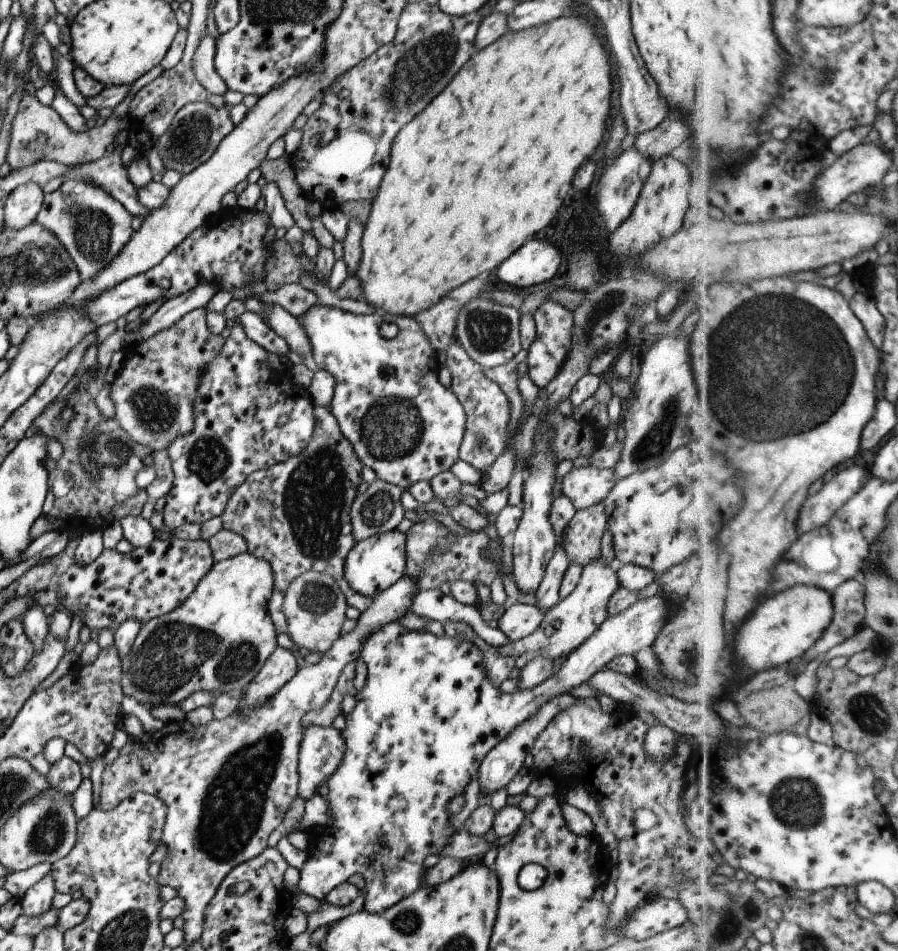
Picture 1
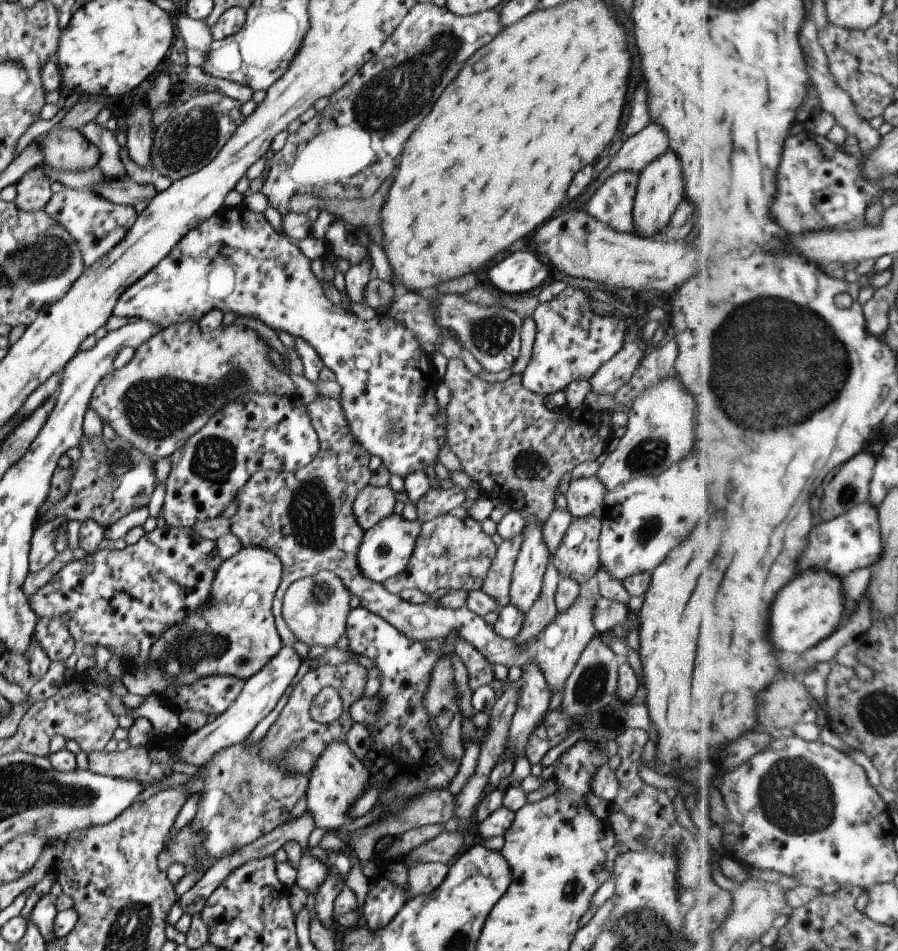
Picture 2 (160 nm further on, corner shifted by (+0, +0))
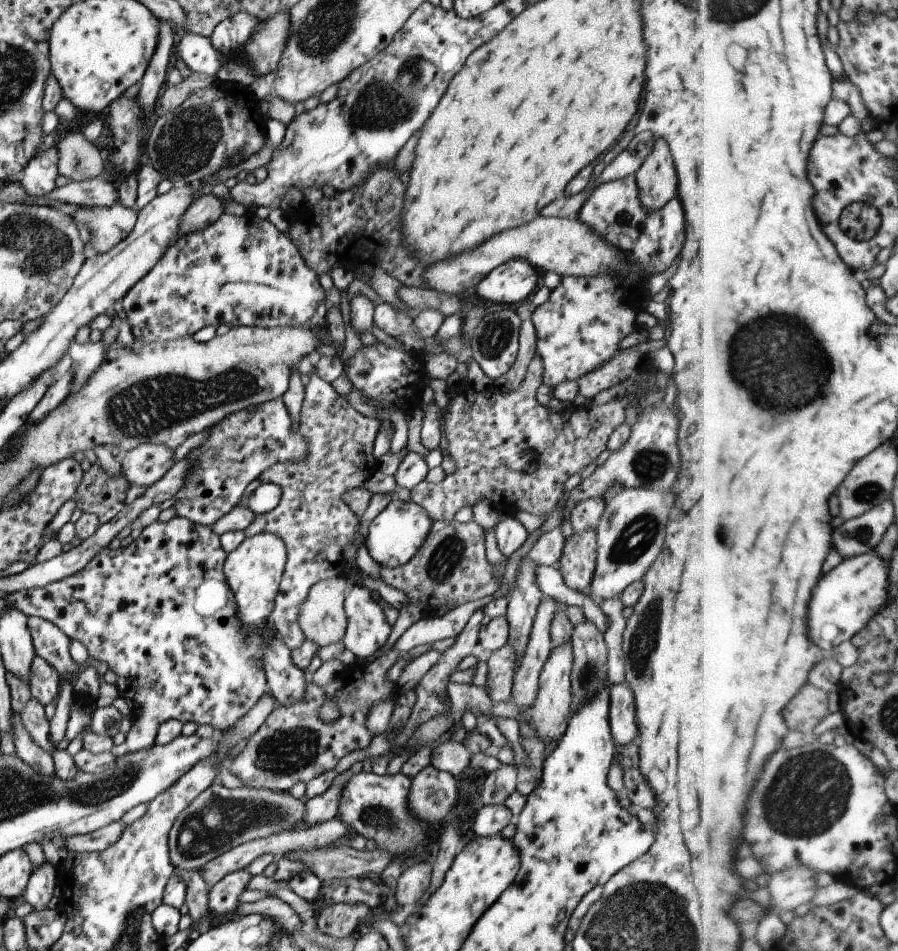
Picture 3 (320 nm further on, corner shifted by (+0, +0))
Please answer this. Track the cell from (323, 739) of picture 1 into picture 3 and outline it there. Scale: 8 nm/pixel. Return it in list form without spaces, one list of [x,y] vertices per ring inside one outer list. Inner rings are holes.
[[[361,770],[345,783],[336,816],[343,824],[351,826],[356,834],[361,834],[366,839],[371,838],[379,851],[390,854],[392,859],[380,872],[380,880],[392,891],[396,887],[398,876],[405,869],[425,860],[430,861],[439,832],[435,826],[429,826],[425,821],[412,817],[408,809],[409,787],[410,778],[401,773],[377,775]],[[420,845],[429,845],[429,854],[423,847],[418,855],[414,855],[413,852]]]

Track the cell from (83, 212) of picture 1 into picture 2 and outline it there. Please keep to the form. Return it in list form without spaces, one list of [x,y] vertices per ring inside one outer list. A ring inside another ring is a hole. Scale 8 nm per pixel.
[[[65,187],[53,193],[42,208],[71,235],[79,247],[84,268],[106,254],[124,236],[136,219],[136,210],[129,205],[116,205],[97,196],[93,191]]]

